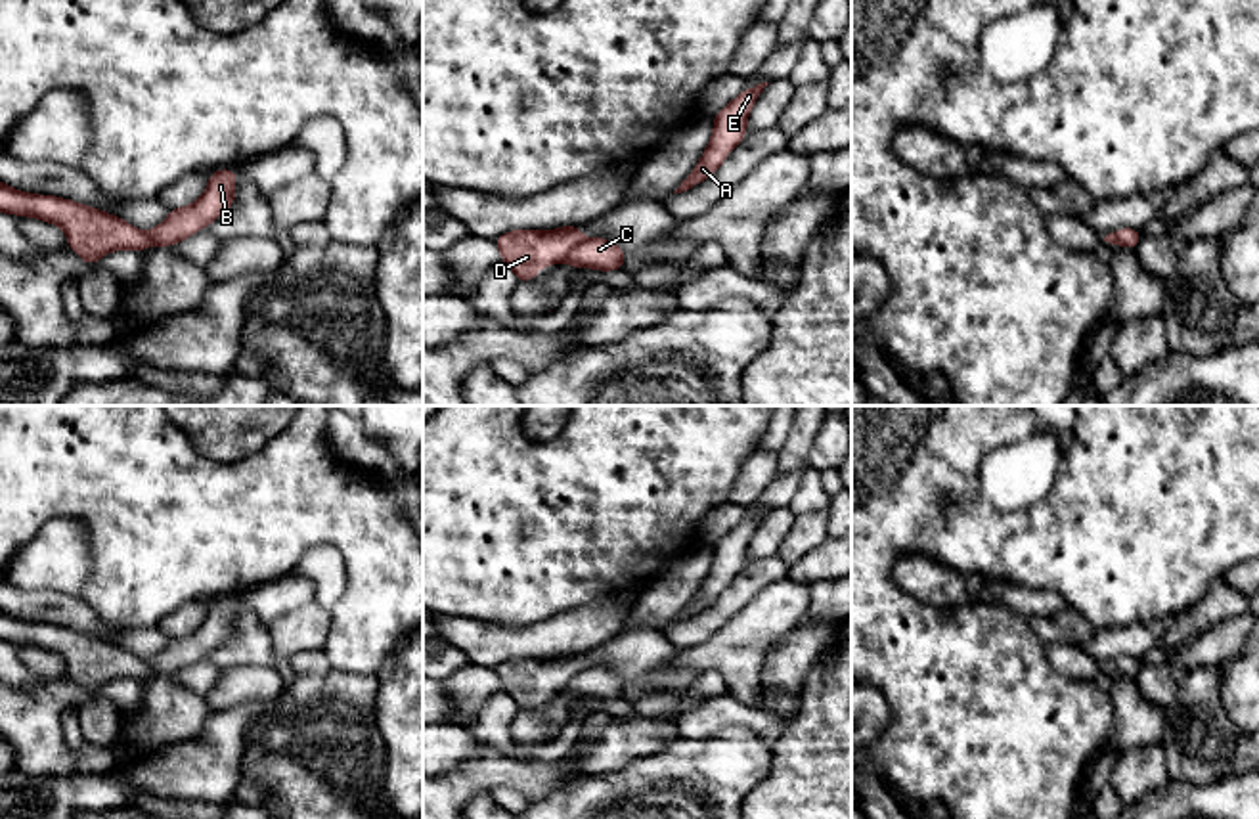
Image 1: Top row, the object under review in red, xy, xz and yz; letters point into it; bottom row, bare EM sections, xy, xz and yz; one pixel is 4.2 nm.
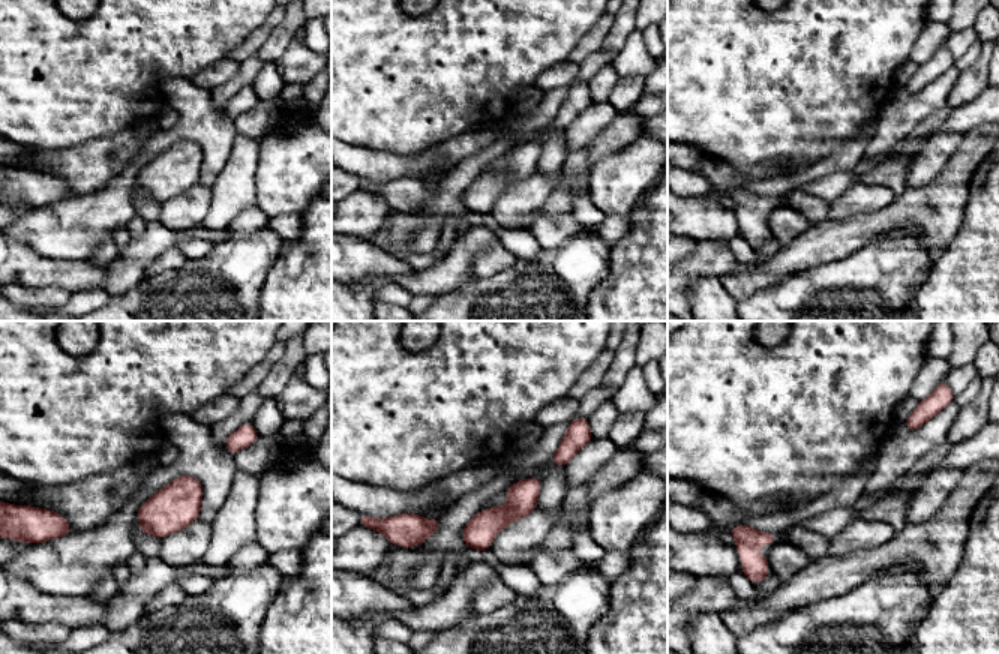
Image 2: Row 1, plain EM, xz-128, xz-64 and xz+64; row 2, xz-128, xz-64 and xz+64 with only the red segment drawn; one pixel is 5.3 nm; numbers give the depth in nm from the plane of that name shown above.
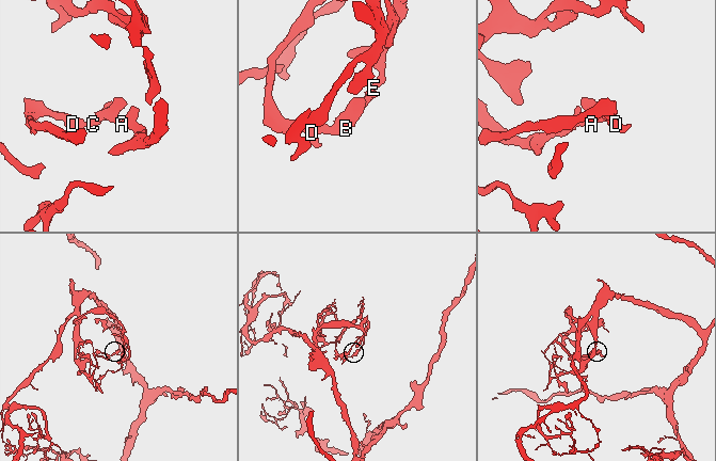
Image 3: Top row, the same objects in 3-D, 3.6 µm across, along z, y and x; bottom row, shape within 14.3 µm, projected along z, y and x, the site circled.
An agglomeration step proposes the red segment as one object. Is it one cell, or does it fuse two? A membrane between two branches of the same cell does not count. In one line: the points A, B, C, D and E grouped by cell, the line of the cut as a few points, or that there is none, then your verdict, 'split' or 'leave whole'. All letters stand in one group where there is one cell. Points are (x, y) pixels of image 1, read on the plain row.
groups A B C E / D; cut xz (582, 668), (565, 687); split

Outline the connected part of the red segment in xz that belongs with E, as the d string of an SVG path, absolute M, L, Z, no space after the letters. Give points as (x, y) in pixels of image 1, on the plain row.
M769 511L748 515L719 542L714 543L714 563L702 582L696 597L681 610L674 622L687 620L698 614L702 609L714 605L719 593L729 586L729 578L746 566L746 549L752 534Z

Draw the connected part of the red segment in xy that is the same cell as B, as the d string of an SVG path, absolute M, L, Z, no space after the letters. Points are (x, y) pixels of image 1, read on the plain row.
M222 597L209 603L209 616L189 635L170 637L163 653L147 660L149 668L161 675L172 675L188 668L197 658L205 658L235 630L237 599Z

